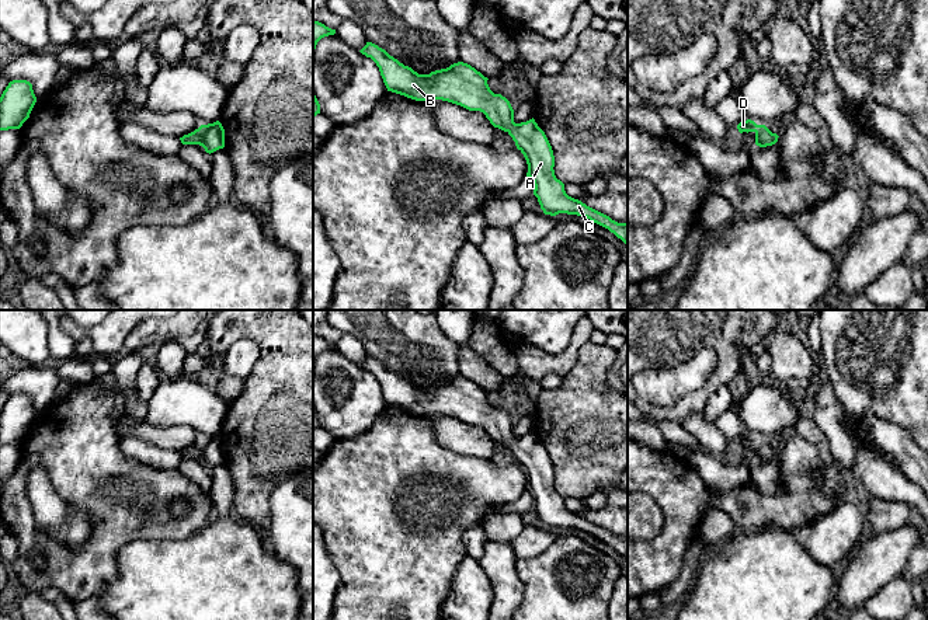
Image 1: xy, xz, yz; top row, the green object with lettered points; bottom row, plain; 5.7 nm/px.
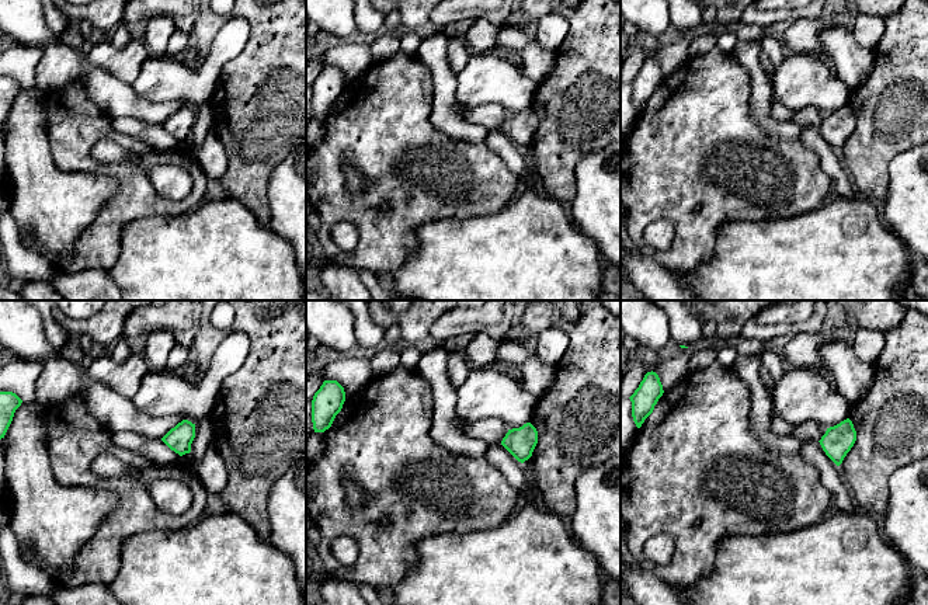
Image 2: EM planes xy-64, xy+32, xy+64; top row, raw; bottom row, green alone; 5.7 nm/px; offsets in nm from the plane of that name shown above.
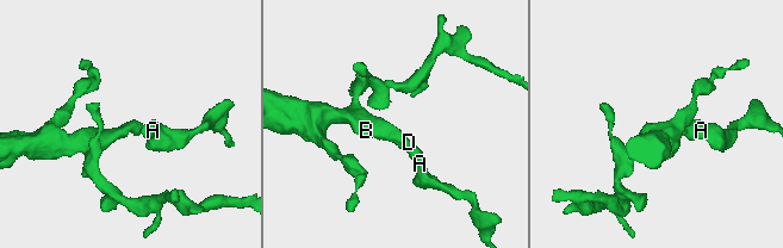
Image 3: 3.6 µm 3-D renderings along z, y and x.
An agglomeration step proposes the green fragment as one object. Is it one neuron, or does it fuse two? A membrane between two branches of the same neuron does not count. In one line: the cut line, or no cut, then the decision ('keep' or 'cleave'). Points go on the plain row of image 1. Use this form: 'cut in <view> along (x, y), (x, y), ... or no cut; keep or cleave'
no cut; keep

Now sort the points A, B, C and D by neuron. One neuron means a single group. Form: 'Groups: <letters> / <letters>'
Groups: A B C D

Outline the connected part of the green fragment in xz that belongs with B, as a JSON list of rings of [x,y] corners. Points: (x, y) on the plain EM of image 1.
[[[366,356],[359,366],[376,377],[387,405],[416,415],[442,414],[469,425],[480,425],[494,442],[507,446],[526,474],[526,491],[533,495],[533,509],[545,529],[587,532],[628,560],[628,537],[618,537],[566,508],[564,498],[555,490],[555,470],[545,446],[533,432],[515,438],[510,415],[494,408],[487,398],[489,393],[475,382],[458,376],[430,389],[418,389],[372,356]]]

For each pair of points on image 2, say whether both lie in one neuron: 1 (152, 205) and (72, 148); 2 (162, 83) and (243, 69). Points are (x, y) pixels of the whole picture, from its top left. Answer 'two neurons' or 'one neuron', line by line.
1: one neuron
2: two neurons

